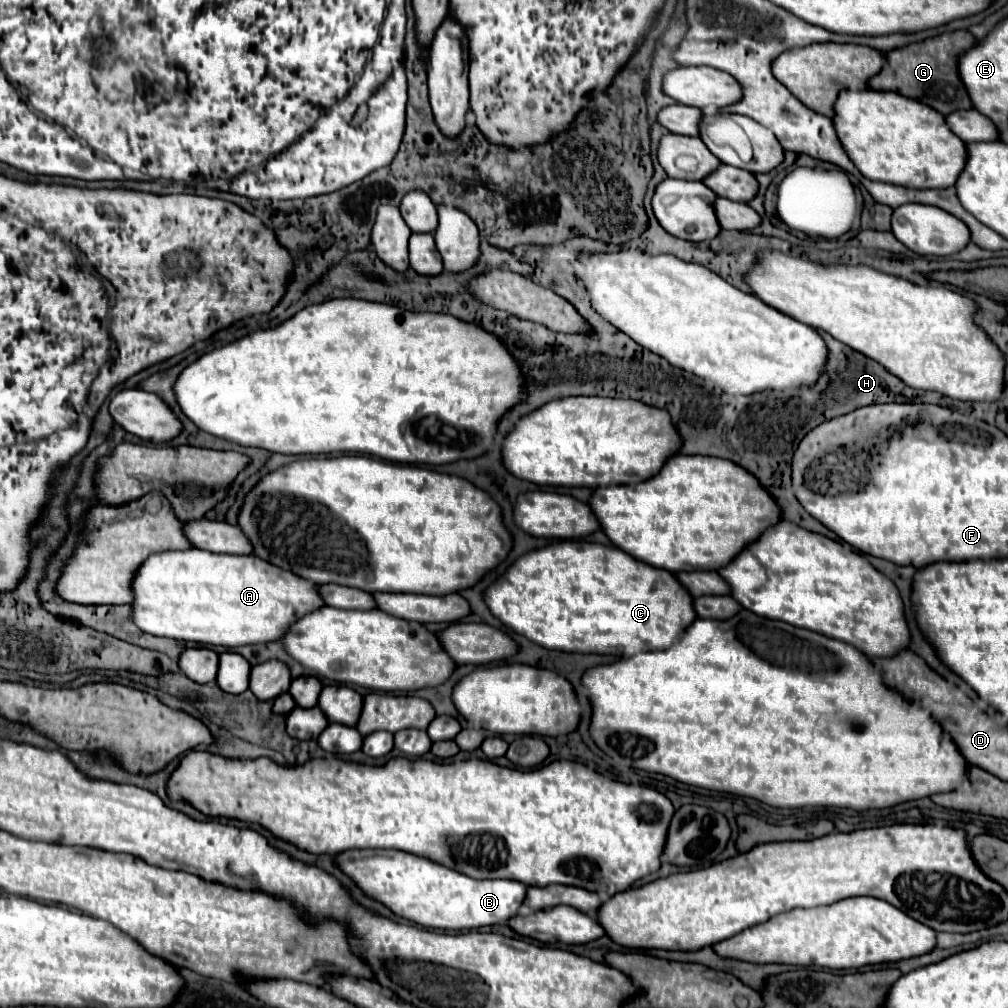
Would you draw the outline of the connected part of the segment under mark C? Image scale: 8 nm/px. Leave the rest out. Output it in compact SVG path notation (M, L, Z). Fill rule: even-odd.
M564 540L518 558L514 566L488 588L486 604L496 618L528 640L550 650L580 654L622 656L626 650L626 656L634 656L646 650L668 650L678 640L678 634L698 618L698 614L694 614L694 598L672 572L640 562L620 548L584 540Z

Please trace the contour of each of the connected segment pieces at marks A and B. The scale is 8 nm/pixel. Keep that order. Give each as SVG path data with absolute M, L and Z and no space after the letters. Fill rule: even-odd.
M200 548L168 550L152 554L138 568L136 578L132 580L132 590L134 590L134 602L132 602L134 622L140 630L154 636L166 636L184 642L214 644L214 646L220 644L226 648L276 642L278 638L282 638L282 630L286 630L286 626L294 622L294 618L302 618L302 614L310 610L320 610L324 606L322 598L318 598L318 584L314 582L306 582L296 574L278 570L278 566L262 562L262 558L214 554Z
M346 850L336 856L336 866L372 900L390 908L396 916L424 928L472 930L504 924L522 906L526 886L514 880L474 880L428 858L398 850Z

